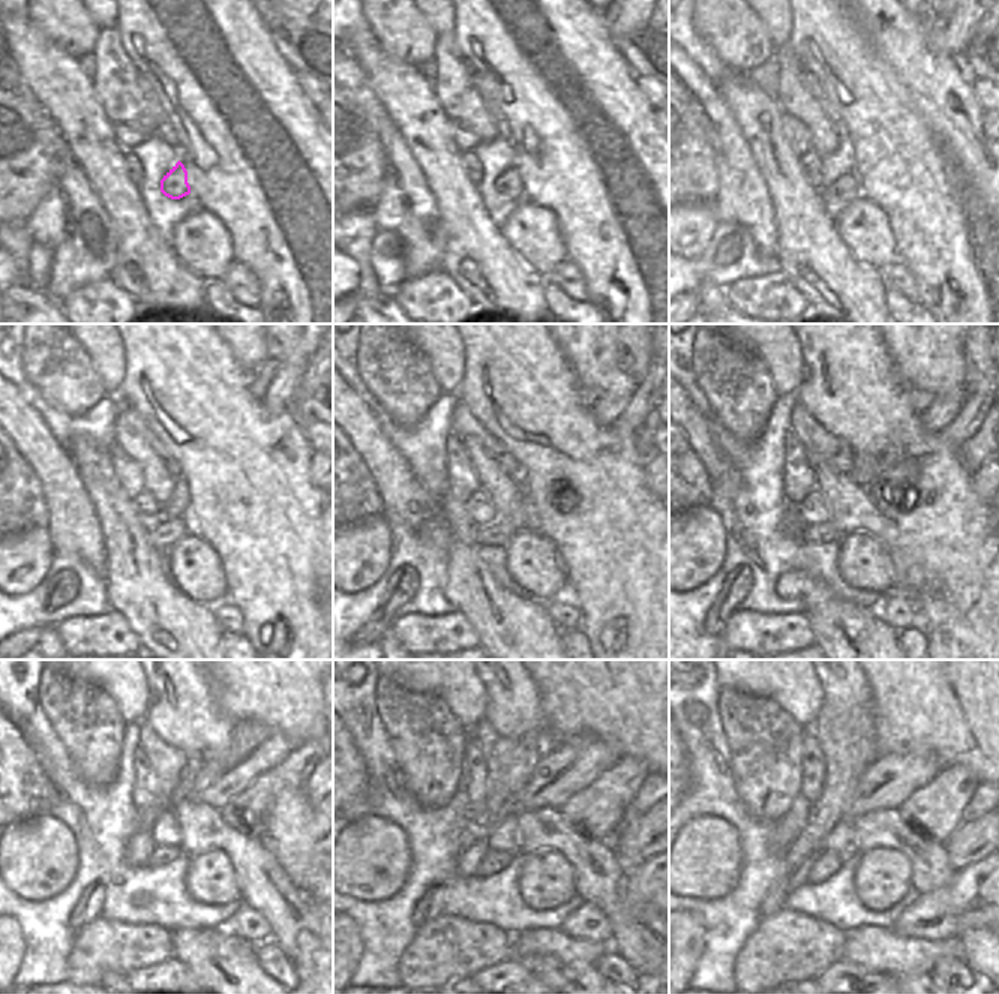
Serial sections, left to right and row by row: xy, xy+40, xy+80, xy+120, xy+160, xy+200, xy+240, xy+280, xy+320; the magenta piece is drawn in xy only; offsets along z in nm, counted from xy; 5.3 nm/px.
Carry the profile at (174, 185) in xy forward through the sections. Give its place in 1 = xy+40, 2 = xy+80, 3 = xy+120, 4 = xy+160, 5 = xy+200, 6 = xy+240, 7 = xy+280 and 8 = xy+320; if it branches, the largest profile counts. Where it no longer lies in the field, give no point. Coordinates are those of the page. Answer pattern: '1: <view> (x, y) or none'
1: xy+40 (509, 185)
2: xy+80 (845, 189)
3: xy+120 (164, 532)
4: xy+160 (498, 532)
5: xy+200 (824, 532)
6: xy+240 (161, 856)
7: xy+280 (494, 861)
8: xy+320 (827, 862)

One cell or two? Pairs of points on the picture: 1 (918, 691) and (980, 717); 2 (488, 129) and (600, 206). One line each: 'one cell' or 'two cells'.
1: one cell
2: two cells

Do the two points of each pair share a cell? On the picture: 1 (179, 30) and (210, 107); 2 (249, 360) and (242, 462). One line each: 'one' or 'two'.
1: one
2: two

